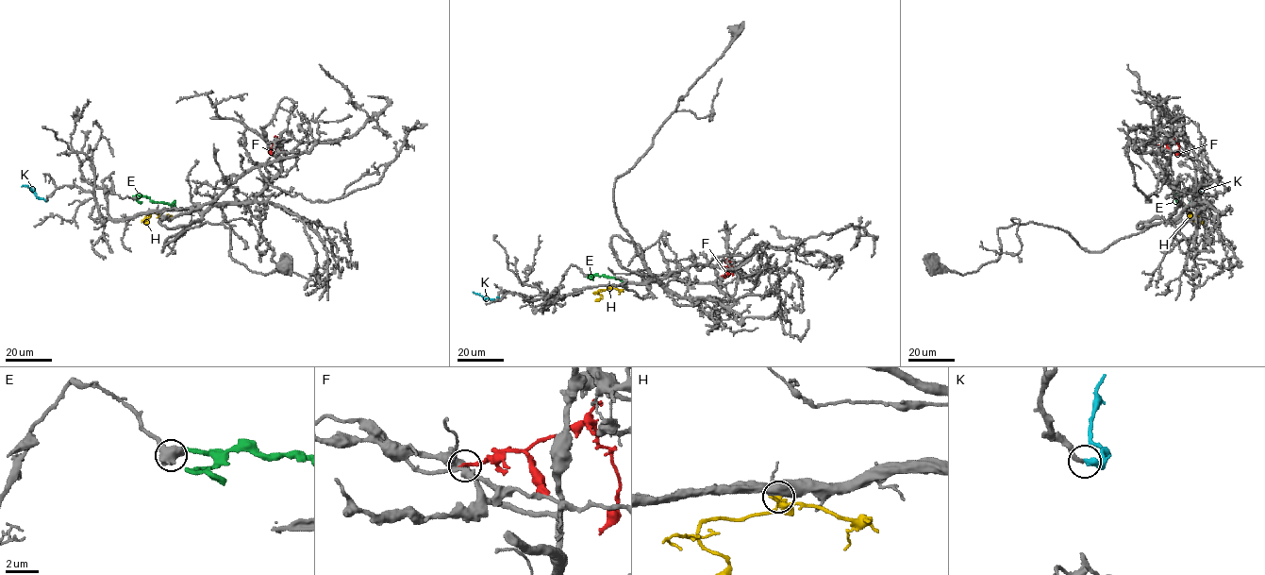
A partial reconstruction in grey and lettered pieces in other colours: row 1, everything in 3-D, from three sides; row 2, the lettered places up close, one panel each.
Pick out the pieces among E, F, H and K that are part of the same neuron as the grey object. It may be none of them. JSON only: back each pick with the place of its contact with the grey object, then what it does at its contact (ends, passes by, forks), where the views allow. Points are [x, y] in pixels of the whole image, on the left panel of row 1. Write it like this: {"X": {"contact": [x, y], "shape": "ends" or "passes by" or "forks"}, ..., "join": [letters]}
{"H": {"contact": [158, 211], "shape": "passes by"}, "K": {"contact": [46, 200], "shape": "ends"}, "join": ["H", "K"]}

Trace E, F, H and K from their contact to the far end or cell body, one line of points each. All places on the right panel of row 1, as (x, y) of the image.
E: (1176, 196), (1178, 202), (1188, 207), (1190, 200)
F: (1156, 145), (1174, 140), (1178, 150), (1175, 155)
H: (1188, 211), (1198, 215), (1203, 224)
K: (1198, 200), (1201, 199), (1200, 191), (1192, 186)

